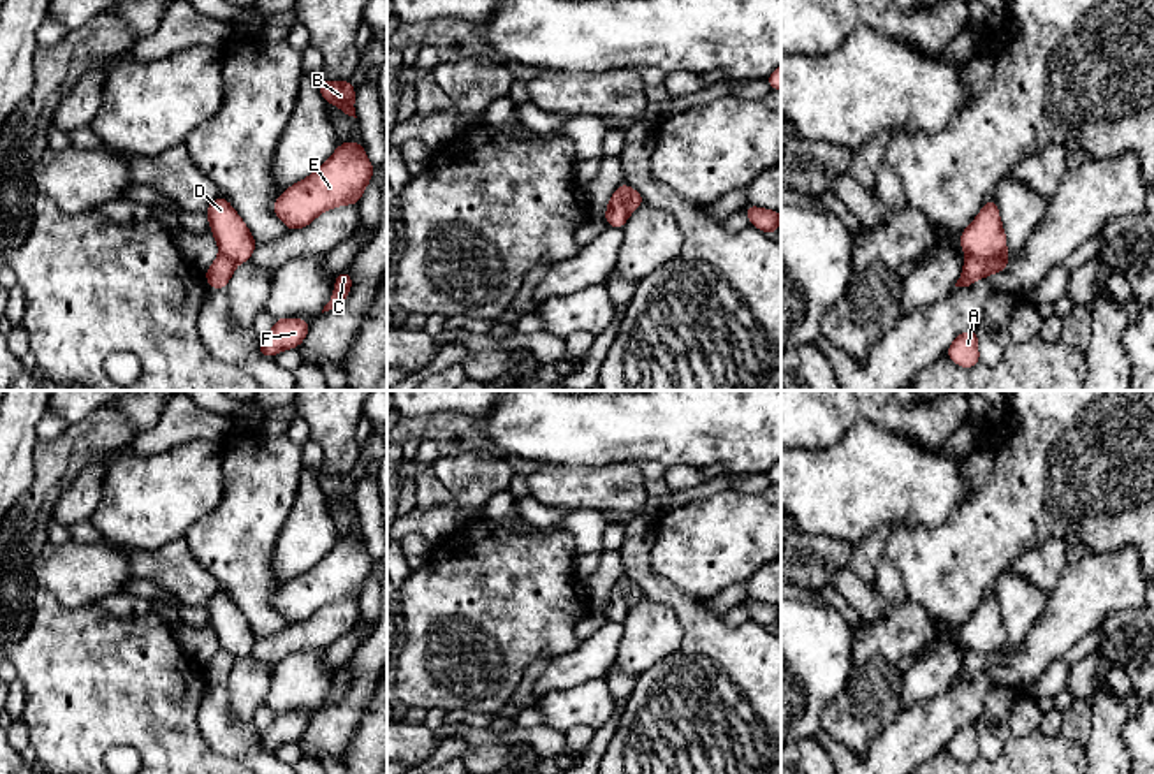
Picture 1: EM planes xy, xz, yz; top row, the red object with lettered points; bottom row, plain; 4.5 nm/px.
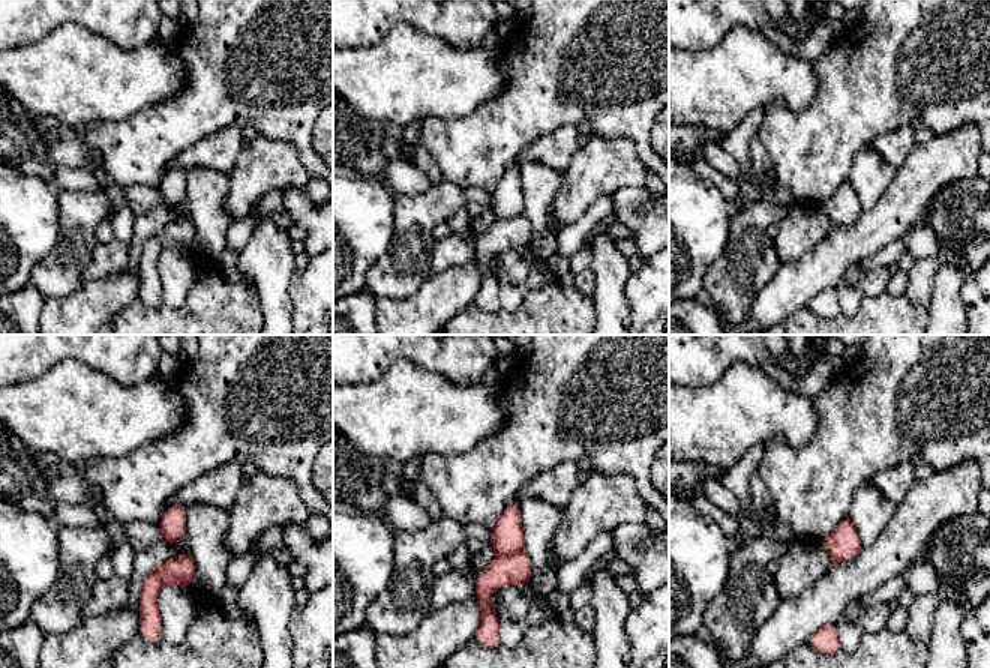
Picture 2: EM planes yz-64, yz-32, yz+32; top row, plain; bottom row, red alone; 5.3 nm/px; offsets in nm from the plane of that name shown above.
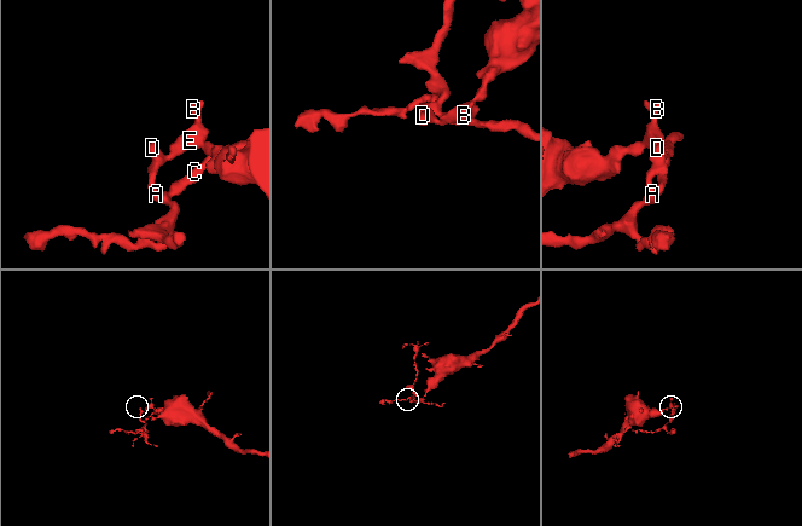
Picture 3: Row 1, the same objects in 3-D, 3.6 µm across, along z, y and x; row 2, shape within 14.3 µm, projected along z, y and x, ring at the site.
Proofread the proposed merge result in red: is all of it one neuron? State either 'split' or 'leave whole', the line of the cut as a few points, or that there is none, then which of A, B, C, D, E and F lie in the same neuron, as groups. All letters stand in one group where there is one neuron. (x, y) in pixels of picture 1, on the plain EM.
split | yz (1005, 646), (989, 653), (968, 651) | A C F / B D E

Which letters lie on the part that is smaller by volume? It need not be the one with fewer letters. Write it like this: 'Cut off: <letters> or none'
Cut off: A, C, F

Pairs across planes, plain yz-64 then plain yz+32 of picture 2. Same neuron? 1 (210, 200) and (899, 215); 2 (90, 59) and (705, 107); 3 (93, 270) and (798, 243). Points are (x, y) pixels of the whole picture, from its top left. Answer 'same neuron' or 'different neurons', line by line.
1: different neurons
2: same neuron
3: same neuron

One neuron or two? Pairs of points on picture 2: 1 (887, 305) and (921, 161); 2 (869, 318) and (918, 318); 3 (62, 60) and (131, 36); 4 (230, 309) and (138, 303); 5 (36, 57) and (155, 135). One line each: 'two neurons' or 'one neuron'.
1: two neurons
2: one neuron
3: two neurons
4: one neuron
5: two neurons

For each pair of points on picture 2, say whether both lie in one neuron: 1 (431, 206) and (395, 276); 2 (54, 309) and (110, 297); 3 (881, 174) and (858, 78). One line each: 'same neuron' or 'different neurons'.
1: same neuron
2: same neuron
3: different neurons

